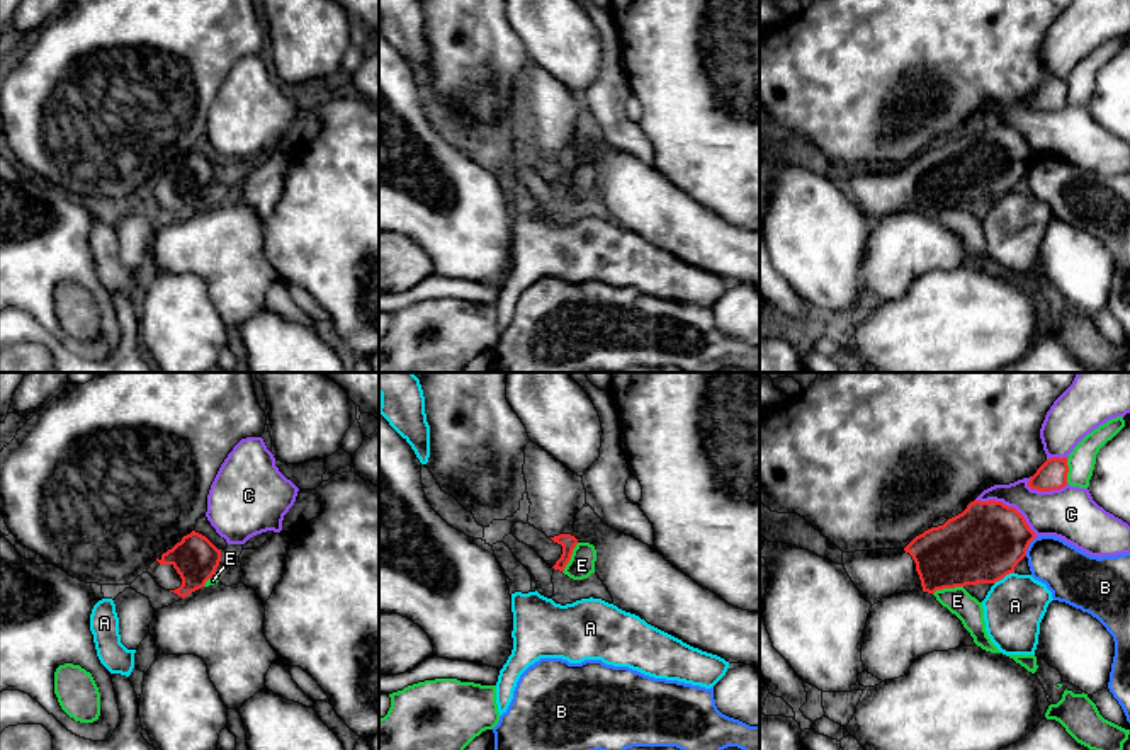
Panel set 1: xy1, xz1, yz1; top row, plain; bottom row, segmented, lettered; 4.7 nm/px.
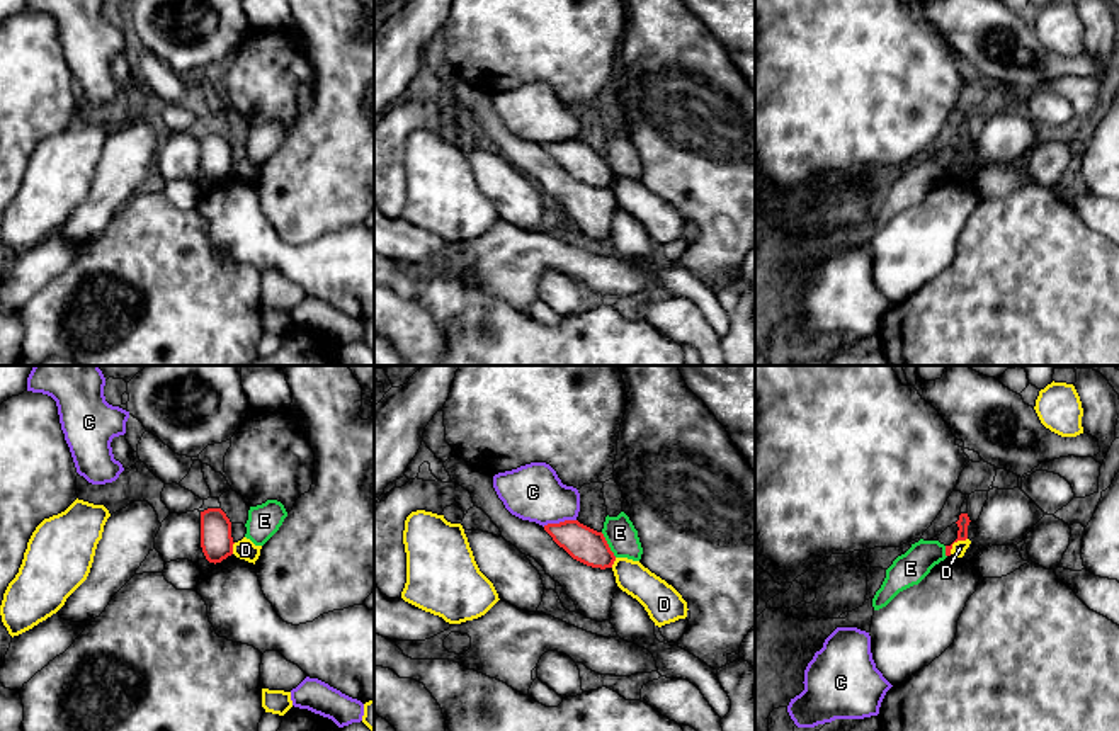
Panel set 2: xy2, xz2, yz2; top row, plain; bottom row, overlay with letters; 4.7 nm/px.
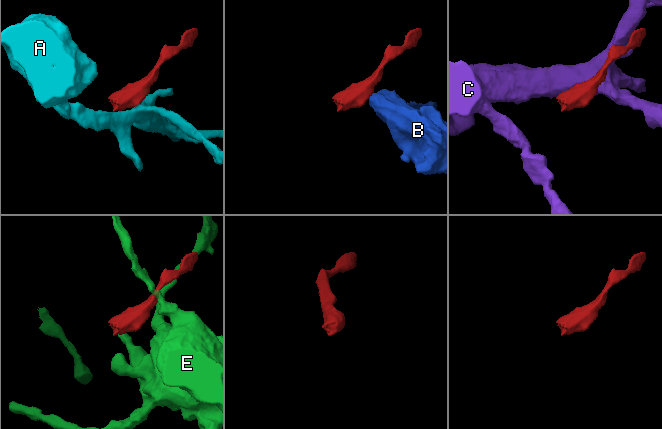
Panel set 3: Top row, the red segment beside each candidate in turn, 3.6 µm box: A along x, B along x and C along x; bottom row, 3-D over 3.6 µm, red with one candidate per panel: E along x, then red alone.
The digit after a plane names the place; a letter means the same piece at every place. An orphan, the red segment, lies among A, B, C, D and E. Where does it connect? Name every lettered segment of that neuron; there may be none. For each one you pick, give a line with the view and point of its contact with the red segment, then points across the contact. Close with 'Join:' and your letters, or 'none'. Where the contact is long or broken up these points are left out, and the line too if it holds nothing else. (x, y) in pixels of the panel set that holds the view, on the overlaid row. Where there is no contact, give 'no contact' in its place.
Join: none

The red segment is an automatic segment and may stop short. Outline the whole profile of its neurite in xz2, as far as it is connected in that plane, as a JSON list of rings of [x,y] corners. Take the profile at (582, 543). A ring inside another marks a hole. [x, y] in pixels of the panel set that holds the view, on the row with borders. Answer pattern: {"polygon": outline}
{"polygon": [[[578,520],[548,524],[544,530],[563,547],[573,559],[592,568],[612,568],[616,556],[611,551],[602,532],[597,532]]]}

